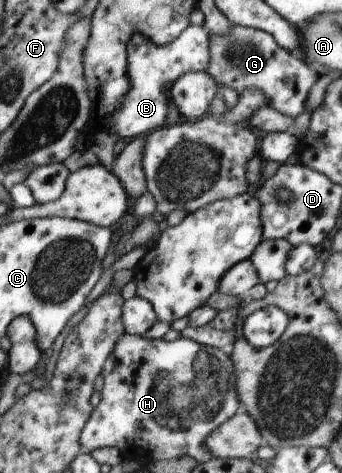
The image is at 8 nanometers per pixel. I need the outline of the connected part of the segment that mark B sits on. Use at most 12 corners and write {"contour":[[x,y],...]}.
{"contour":[[192,23],[158,46],[135,35],[131,91],[106,131],[138,138],[163,127],[172,89],[207,72],[211,36]]}

